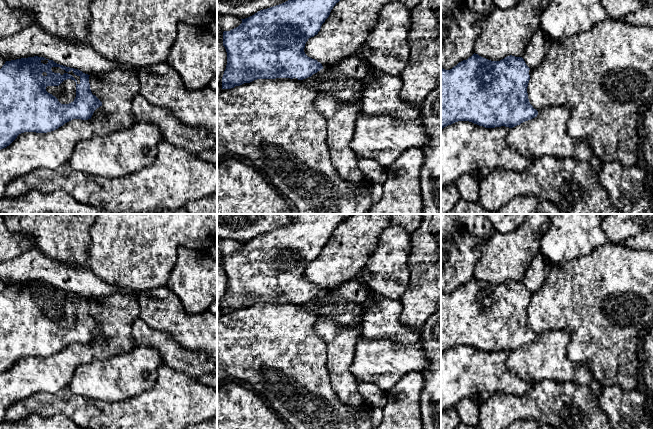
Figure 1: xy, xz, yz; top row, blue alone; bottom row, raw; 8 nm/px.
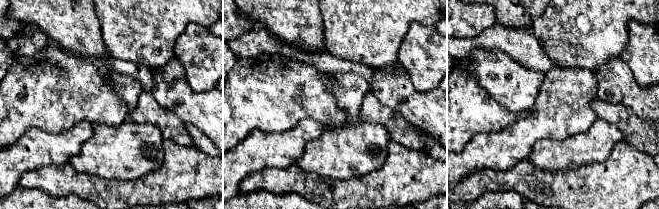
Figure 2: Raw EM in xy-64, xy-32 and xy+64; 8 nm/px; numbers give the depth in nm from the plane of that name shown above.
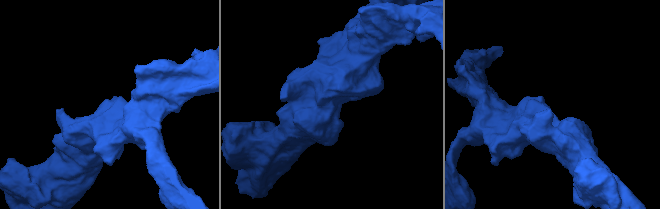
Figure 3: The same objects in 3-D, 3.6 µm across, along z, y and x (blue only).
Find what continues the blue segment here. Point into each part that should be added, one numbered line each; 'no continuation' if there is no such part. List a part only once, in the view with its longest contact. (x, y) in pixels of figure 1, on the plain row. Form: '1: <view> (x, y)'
1: xy (54, 293)

